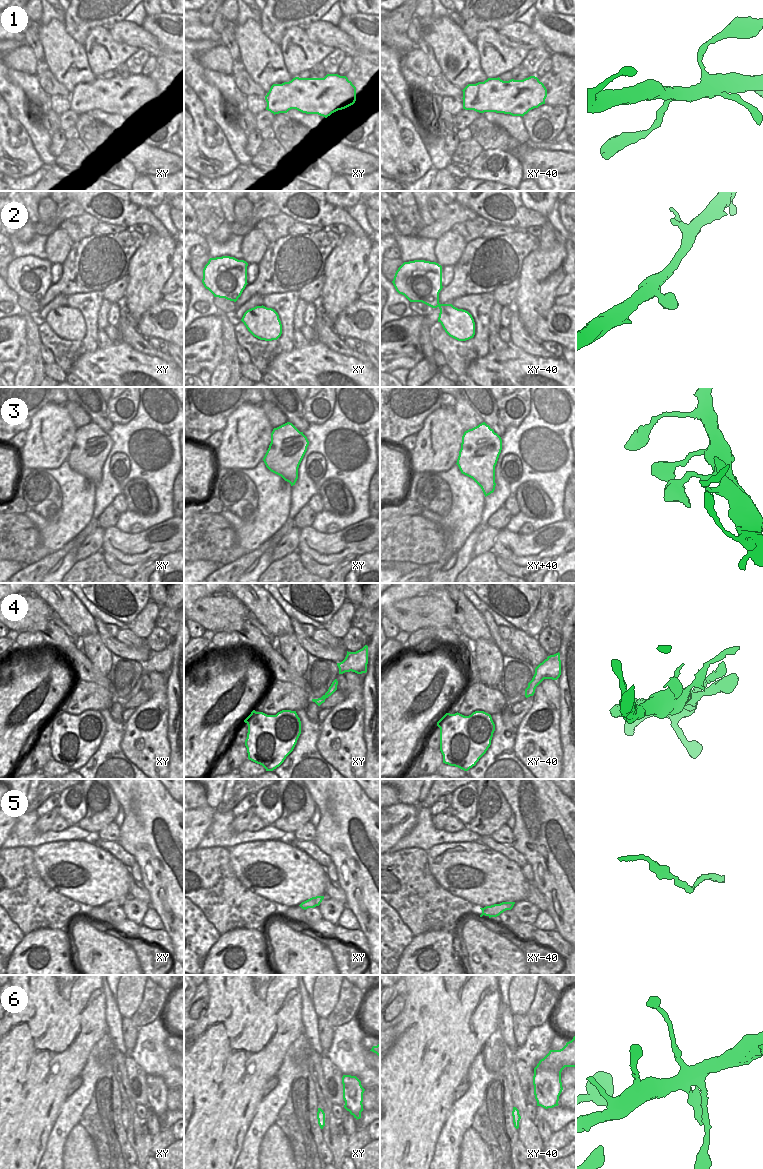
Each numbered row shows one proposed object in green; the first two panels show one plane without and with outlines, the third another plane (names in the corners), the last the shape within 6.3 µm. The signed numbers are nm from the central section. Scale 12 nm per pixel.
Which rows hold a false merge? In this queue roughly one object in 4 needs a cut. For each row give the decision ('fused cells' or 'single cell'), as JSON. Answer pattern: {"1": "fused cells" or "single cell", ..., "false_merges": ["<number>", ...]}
{"1": "single cell", "2": "single cell", "3": "single cell", "4": "fused cells", "5": "single cell", "6": "single cell", "false_merges": ["4"]}

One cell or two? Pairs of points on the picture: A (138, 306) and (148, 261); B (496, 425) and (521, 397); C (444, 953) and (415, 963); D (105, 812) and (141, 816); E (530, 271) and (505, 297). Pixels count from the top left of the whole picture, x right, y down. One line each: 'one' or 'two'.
A: one
B: two
C: one
D: two
E: two

